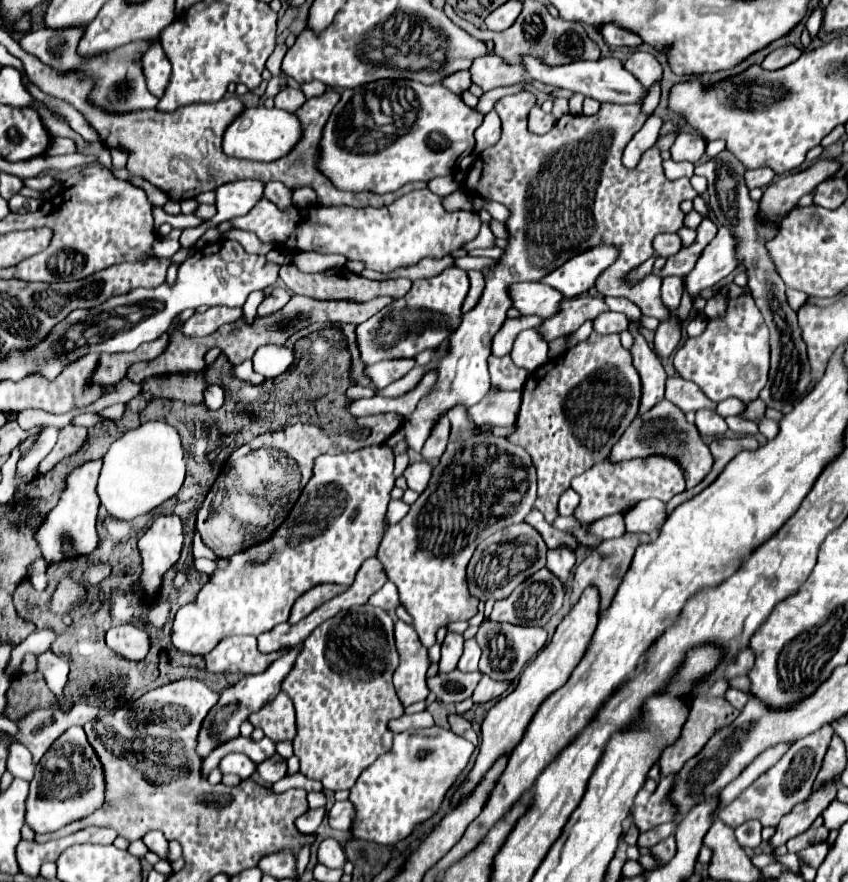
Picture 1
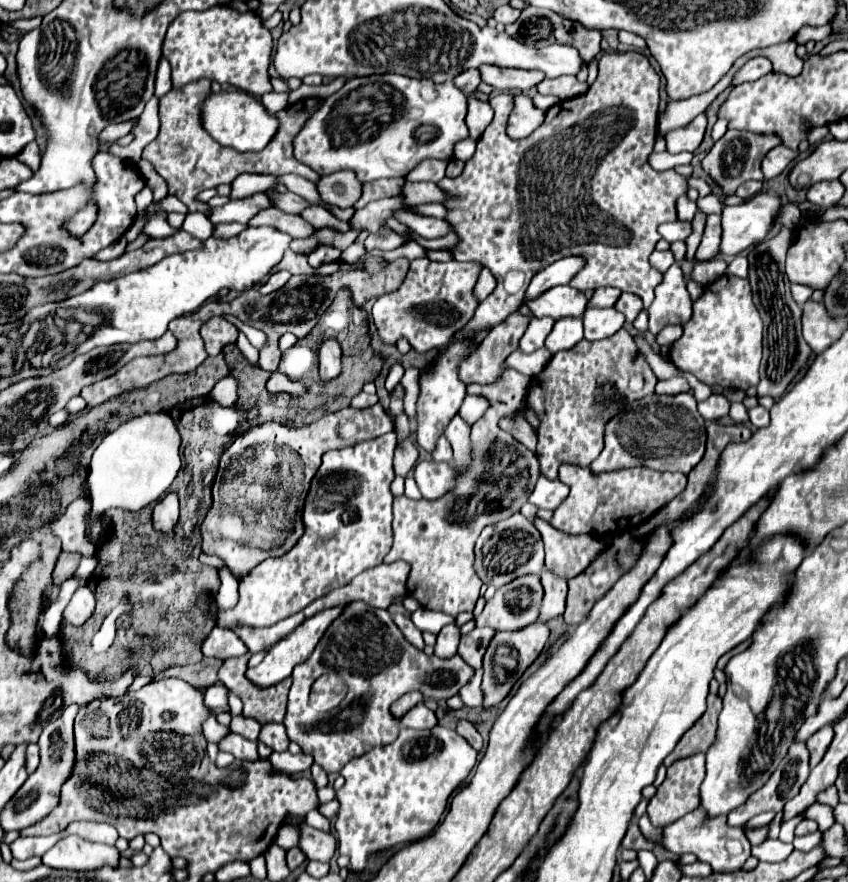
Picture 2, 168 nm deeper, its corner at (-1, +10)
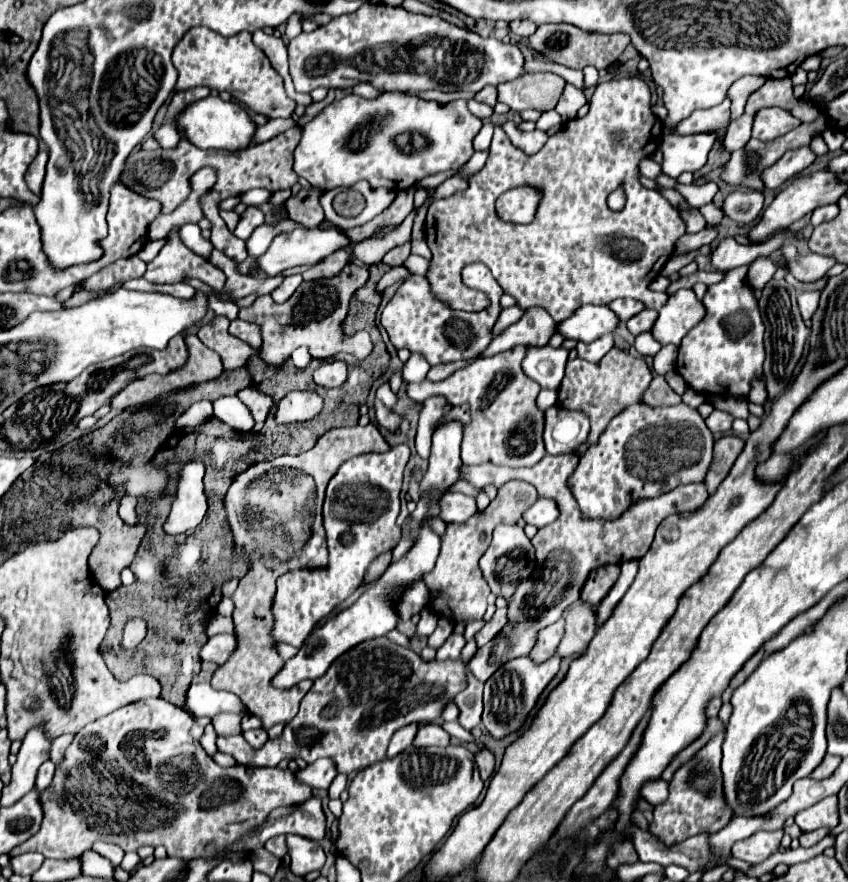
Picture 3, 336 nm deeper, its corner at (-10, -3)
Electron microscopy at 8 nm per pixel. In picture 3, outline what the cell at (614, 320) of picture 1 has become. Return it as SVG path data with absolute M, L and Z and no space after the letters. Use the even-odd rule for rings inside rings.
M603 336L595 342L589 342L589 344L583 344L579 342L577 344L577 356L581 360L587 360L587 362L599 362L609 350L613 348L613 336Z

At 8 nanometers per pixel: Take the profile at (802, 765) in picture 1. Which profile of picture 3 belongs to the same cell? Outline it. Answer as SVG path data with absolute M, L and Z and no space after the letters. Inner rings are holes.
M783 830L757 832L755 836L751 836L751 840L741 840L739 844L735 844L733 858L749 864L759 864L761 860L777 852L783 836Z

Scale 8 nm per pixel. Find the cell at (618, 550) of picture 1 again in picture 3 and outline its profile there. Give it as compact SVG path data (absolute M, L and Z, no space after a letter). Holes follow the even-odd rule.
M583 602L571 604L567 608L565 616L565 636L561 644L557 646L557 656L573 656L573 654L583 654L587 644L591 642L591 636L595 636L595 612L591 606Z

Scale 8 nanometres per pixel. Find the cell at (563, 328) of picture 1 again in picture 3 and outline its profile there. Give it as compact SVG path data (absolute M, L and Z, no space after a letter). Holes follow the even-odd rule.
M617 298L617 300L613 300L613 302L609 304L609 308L611 308L623 322L627 322L629 318L633 318L635 314L639 314L639 312L645 310L645 306L643 306L639 300L633 300L633 298Z

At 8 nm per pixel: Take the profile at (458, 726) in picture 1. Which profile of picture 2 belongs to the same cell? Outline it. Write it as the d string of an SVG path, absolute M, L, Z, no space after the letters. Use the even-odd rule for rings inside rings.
M466 719L458 721L456 731L458 731L458 735L462 735L476 751L480 751L480 747L482 747L482 737L480 737L480 733L476 731L476 727L474 727L470 721L466 721Z

